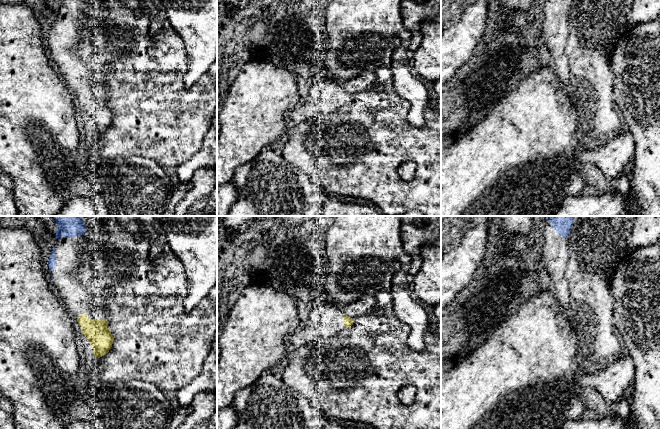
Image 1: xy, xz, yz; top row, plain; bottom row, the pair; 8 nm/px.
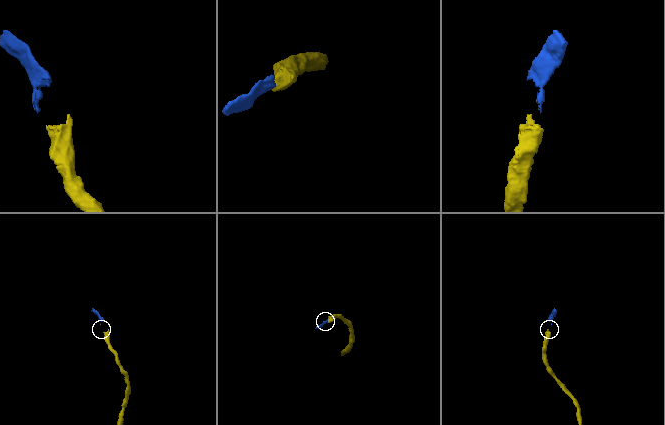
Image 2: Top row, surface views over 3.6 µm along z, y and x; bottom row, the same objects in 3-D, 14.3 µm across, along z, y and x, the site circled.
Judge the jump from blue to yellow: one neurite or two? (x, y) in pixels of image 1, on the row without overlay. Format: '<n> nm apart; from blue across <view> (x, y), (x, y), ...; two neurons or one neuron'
340 nm apart; from blue across xy (53, 57), (79, 92); one neuron

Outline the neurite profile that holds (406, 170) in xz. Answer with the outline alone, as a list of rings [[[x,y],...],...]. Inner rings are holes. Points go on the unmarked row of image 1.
[[[412,158],[400,163],[397,167],[397,173],[403,181],[410,181],[414,178],[416,172],[416,163]]]

